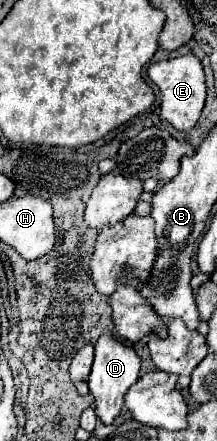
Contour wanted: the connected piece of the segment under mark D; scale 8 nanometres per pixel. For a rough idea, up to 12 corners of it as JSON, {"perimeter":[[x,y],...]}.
{"perimeter":[[109,334],[95,346],[89,392],[103,424],[121,414],[141,360]]}

